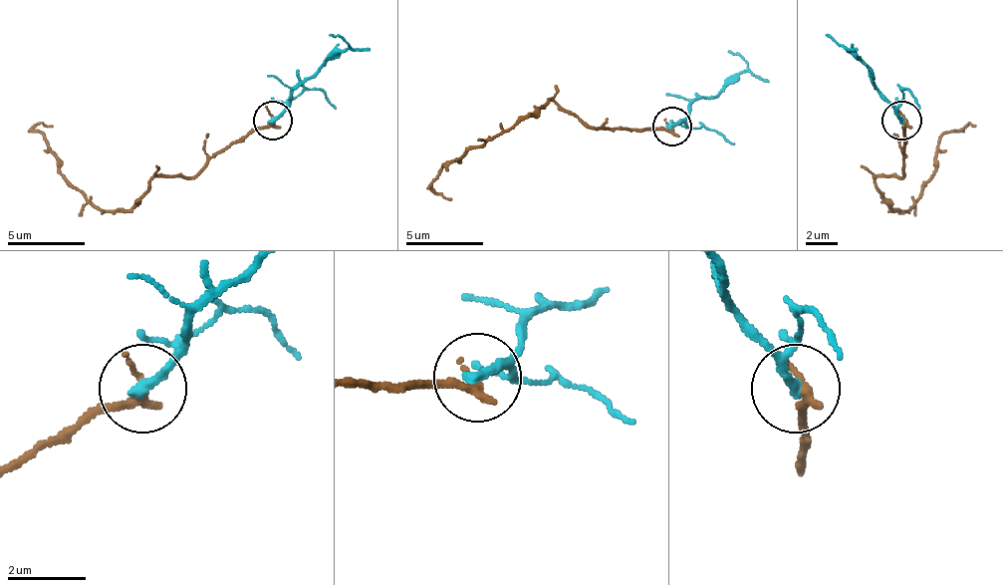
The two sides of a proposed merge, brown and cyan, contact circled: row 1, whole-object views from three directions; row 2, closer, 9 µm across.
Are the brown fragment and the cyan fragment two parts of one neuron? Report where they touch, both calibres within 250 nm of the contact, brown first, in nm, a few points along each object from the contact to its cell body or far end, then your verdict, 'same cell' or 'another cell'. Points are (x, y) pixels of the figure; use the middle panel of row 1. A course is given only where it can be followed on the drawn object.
at (671, 126); 280 nm thick on the brown side, 280 nm on the other; brown runs (670, 129), (597, 129), (546, 102), (437, 171), (433, 187), (452, 199); cyan runs (670, 126), (678, 126), (698, 98), (713, 98), (748, 67), (729, 51); another cell

